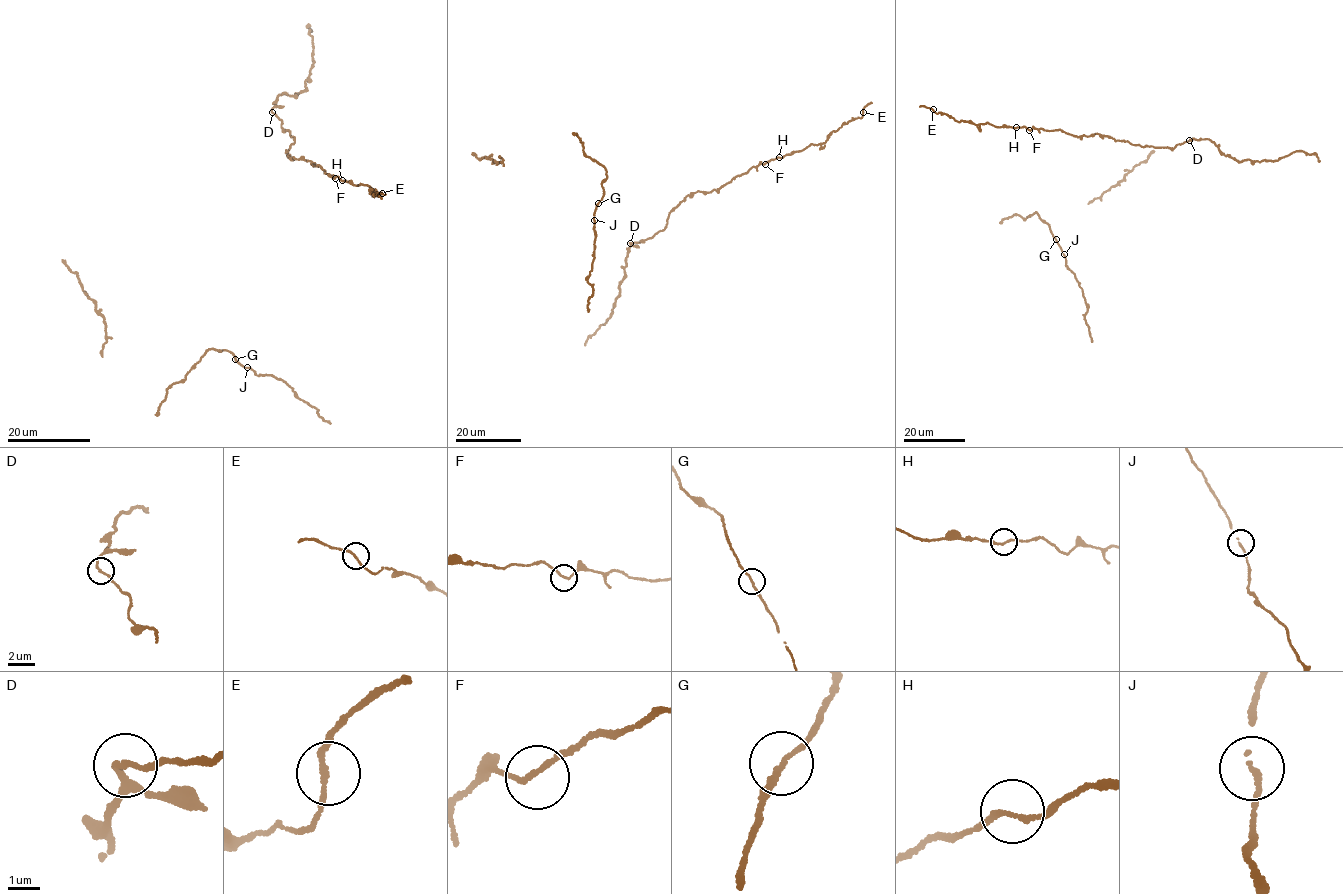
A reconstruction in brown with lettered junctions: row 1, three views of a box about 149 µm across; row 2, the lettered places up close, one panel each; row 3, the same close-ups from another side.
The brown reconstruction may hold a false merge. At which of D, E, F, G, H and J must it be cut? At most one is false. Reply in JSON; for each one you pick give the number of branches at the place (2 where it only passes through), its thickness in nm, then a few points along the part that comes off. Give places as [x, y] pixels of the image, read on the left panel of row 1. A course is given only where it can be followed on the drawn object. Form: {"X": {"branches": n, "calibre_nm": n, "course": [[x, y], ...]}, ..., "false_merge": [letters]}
{"false_merge": []}

